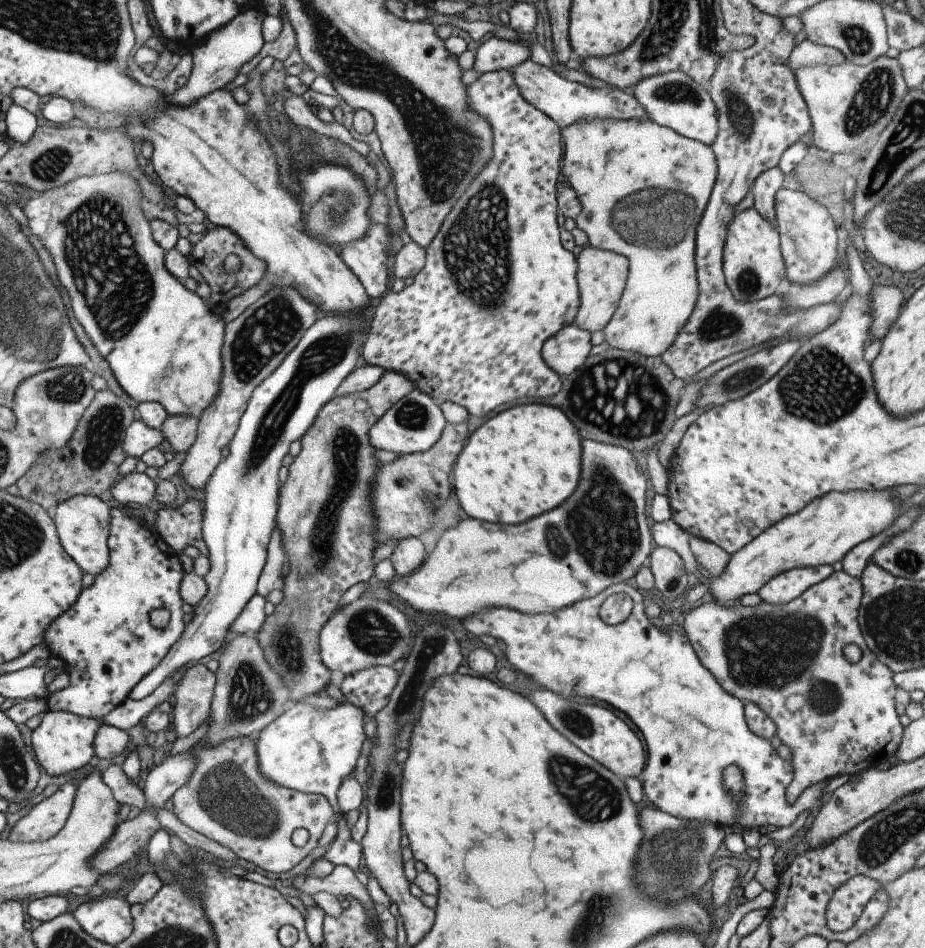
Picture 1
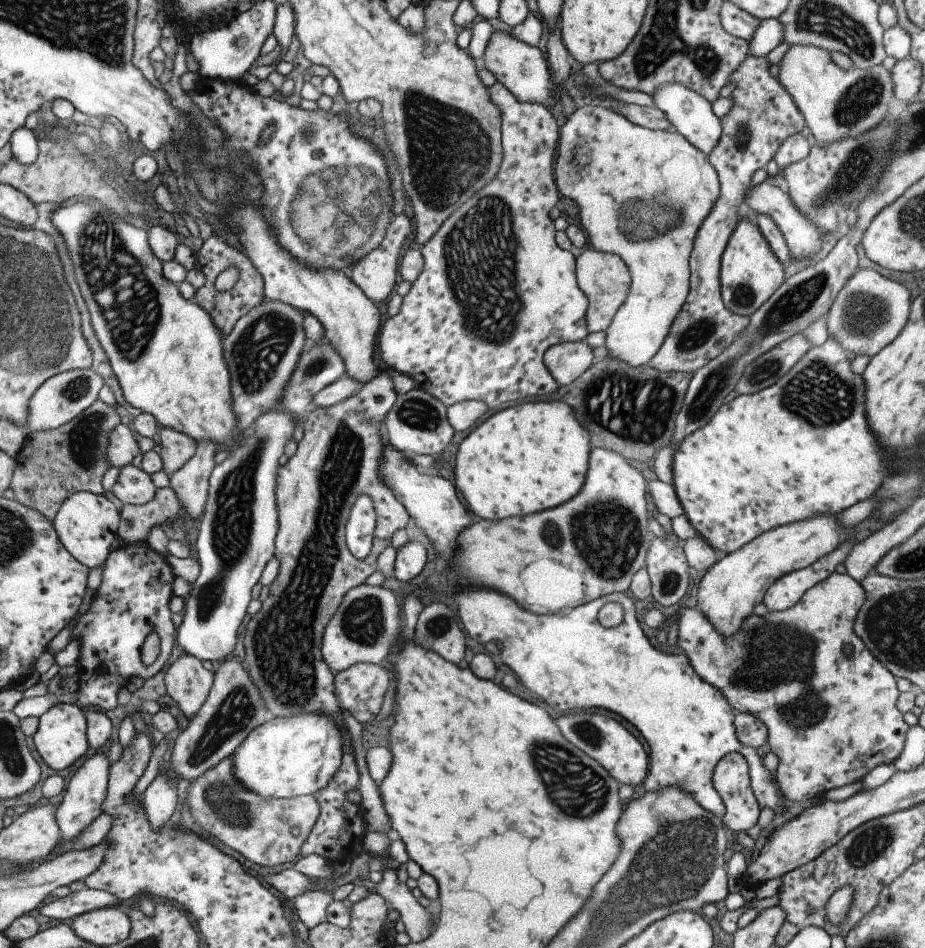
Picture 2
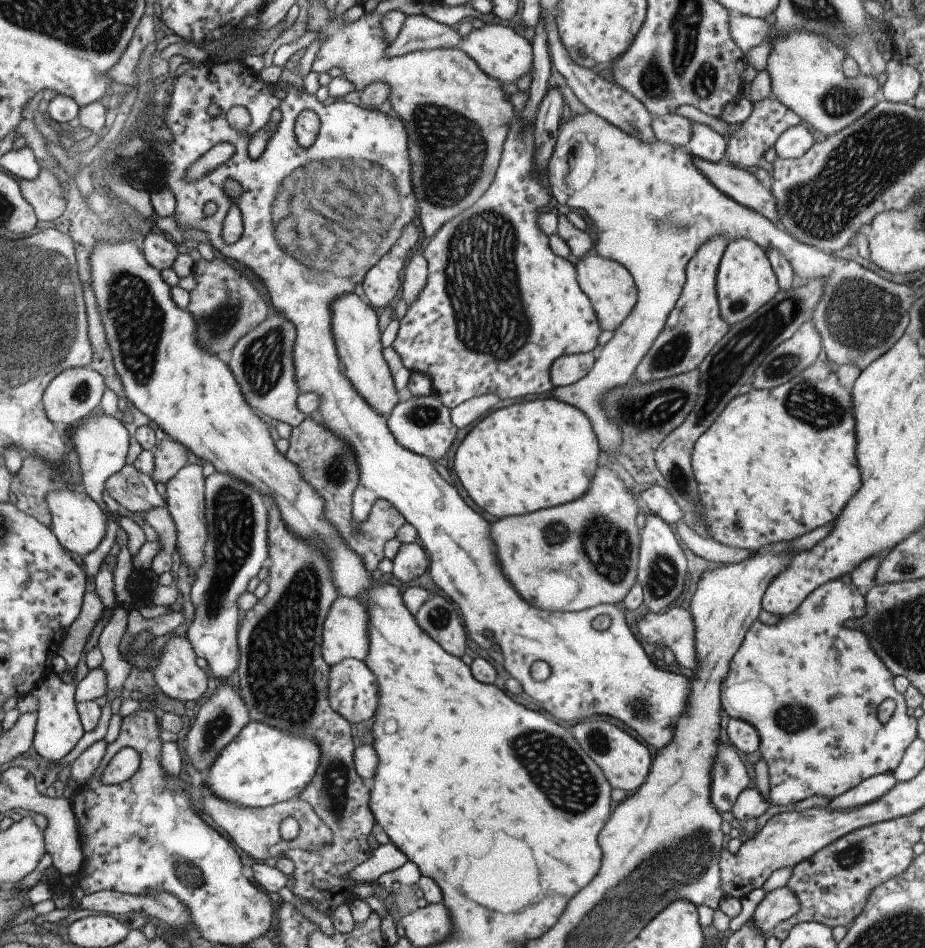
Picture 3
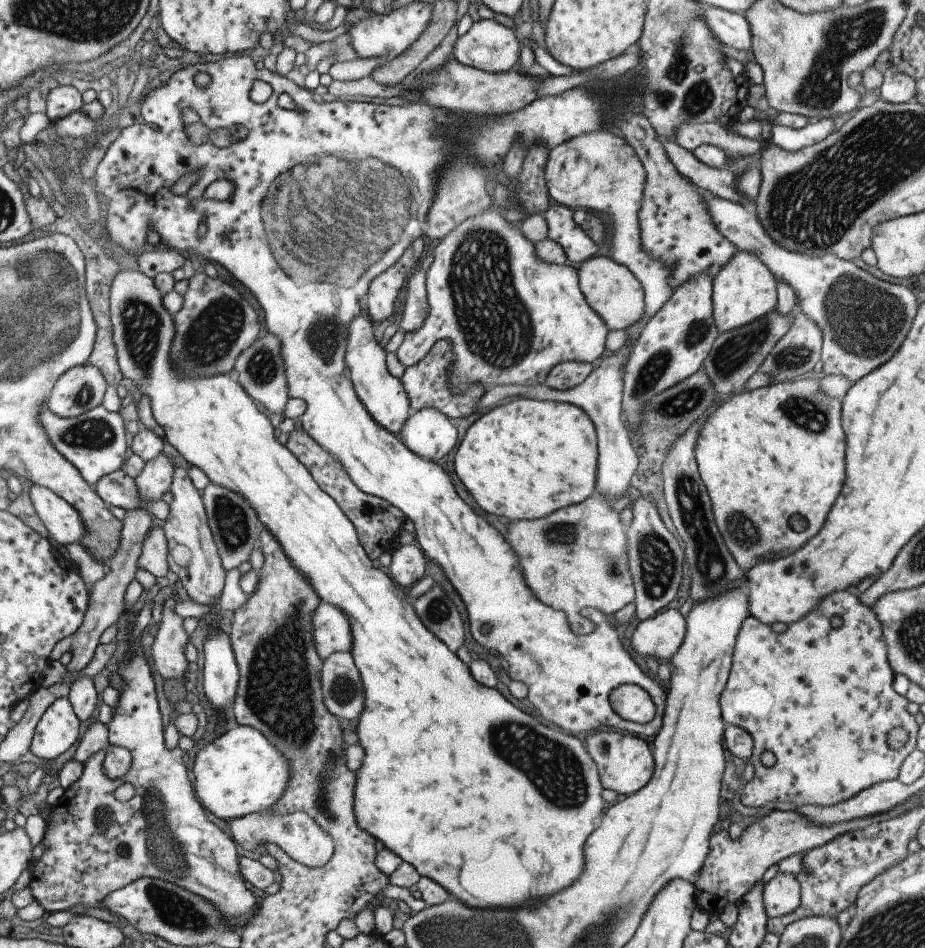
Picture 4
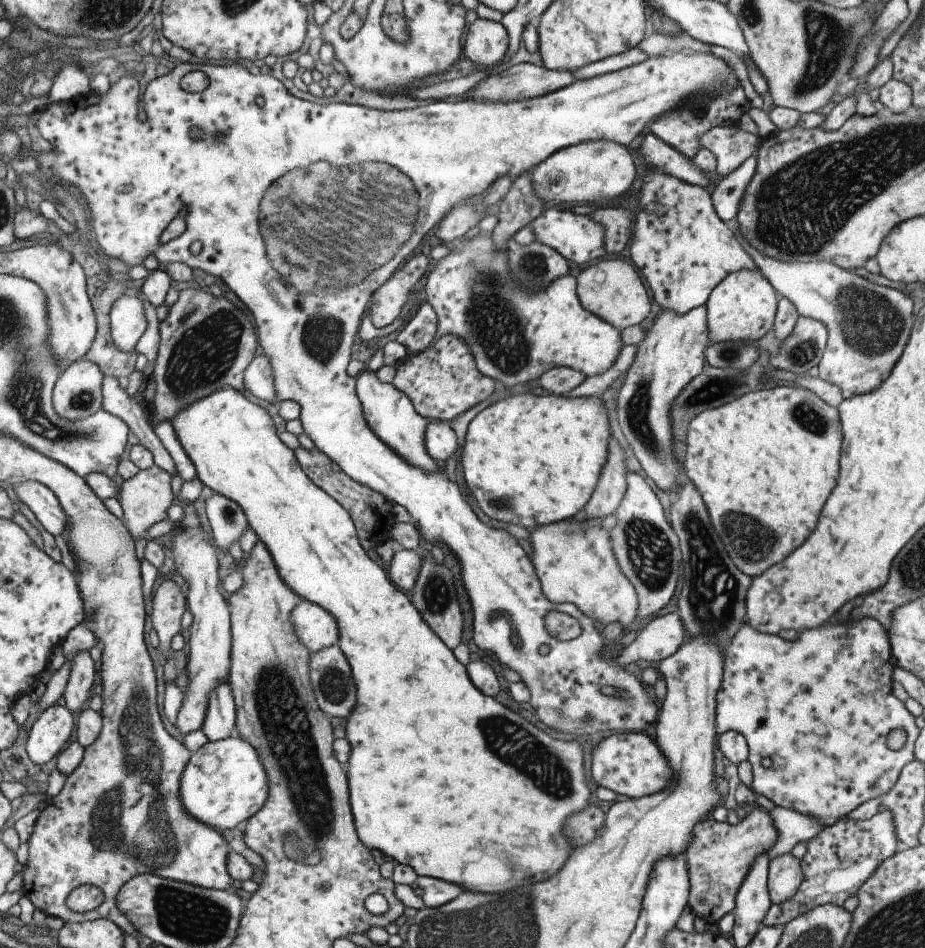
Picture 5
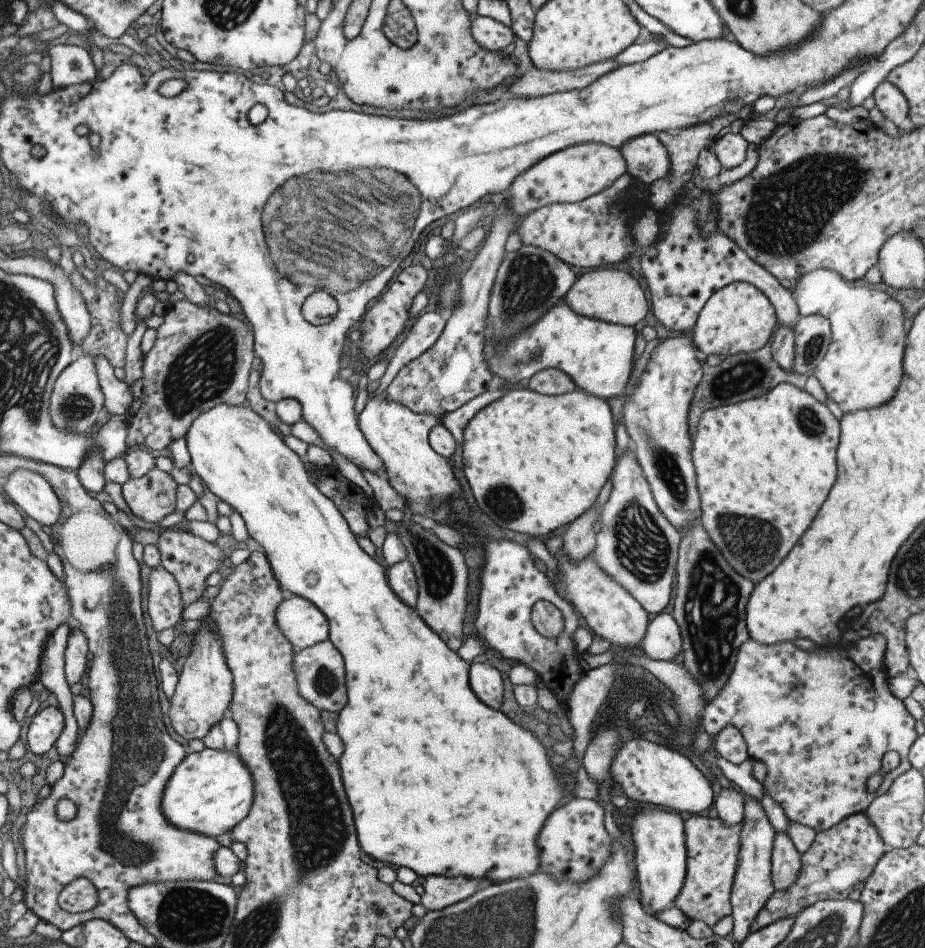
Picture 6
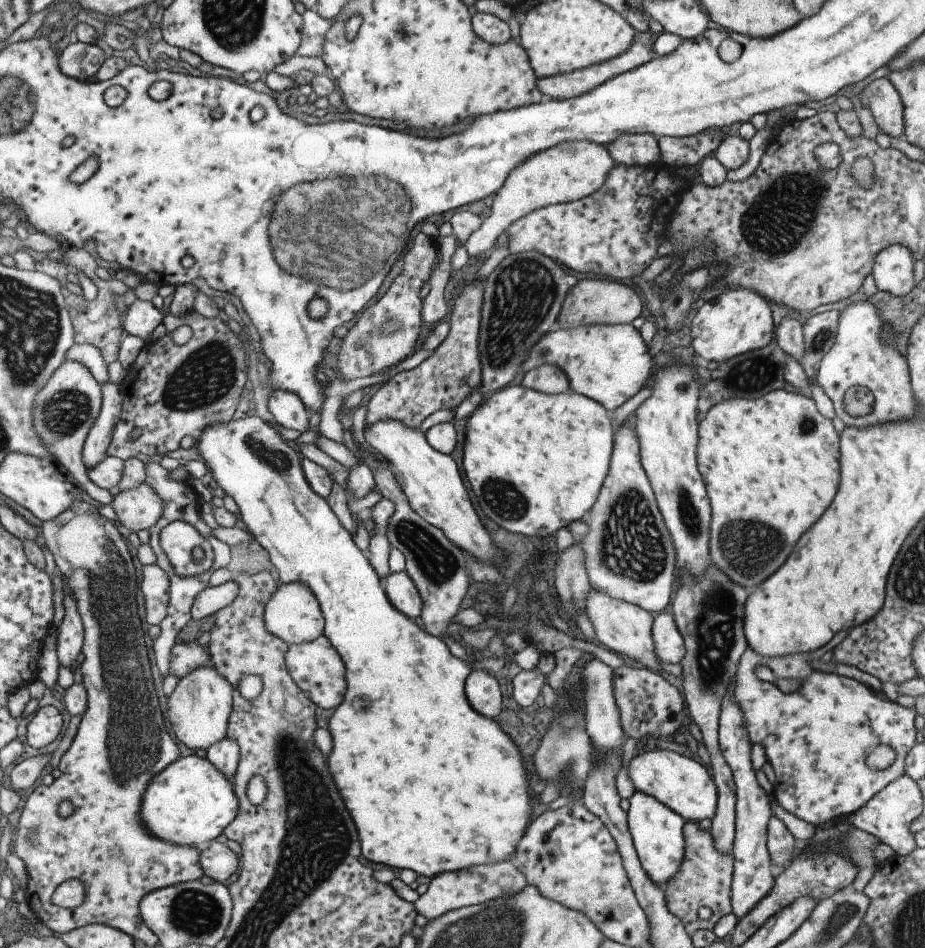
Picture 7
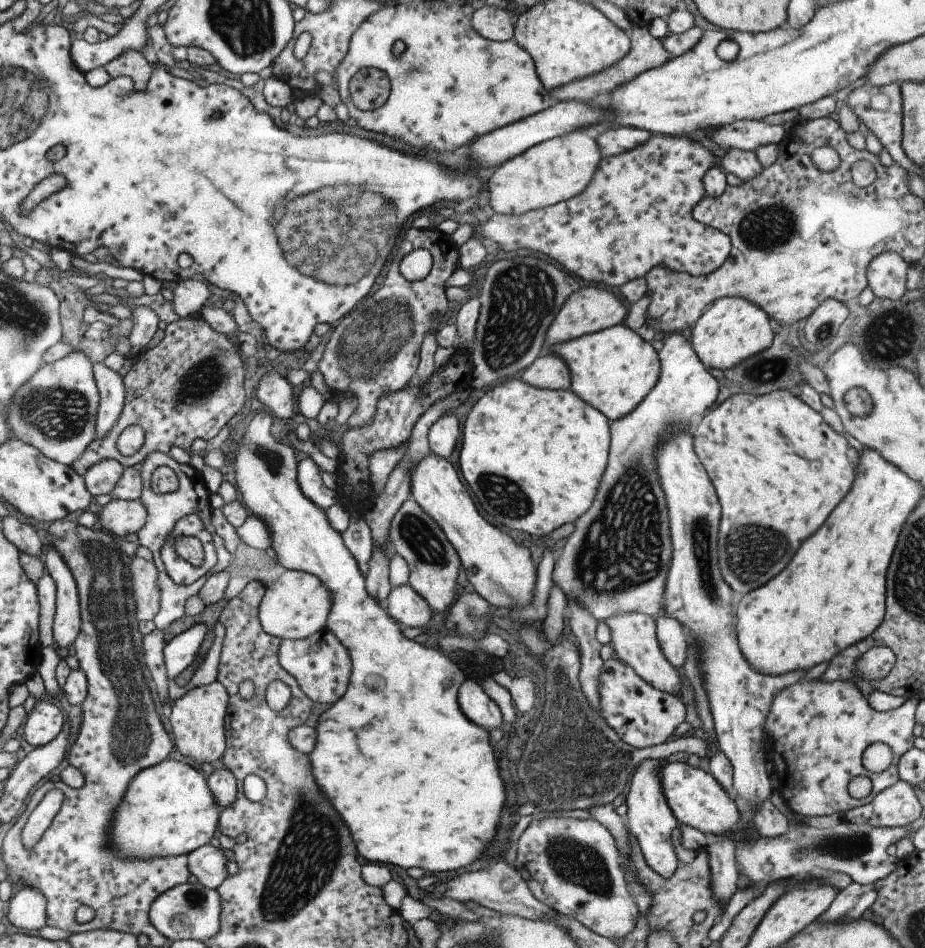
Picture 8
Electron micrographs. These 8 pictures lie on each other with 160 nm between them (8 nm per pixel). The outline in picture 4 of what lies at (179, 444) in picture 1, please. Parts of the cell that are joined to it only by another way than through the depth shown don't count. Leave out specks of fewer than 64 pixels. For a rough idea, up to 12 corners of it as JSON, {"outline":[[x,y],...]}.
{"outline":[[162,452],[133,479],[138,499],[170,490],[173,465]]}

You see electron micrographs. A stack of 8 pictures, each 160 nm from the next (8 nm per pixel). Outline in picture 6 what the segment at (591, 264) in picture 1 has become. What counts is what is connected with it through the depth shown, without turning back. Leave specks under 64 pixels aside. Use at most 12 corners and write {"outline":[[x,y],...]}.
{"outline":[[599,267],[564,301],[576,315],[633,327],[647,314],[627,270]]}

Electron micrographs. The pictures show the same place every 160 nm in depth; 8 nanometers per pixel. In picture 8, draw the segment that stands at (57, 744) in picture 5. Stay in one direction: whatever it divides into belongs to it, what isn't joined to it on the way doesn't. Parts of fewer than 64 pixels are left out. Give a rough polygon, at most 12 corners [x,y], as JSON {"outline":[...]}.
{"outline":[[38,696],[24,727],[35,748],[64,731],[64,710]]}

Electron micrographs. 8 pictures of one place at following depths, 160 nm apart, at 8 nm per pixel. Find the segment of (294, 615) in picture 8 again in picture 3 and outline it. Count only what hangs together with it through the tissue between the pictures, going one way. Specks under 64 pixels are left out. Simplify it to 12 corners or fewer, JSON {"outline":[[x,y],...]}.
{"outline":[[337,597],[322,624],[330,667],[368,651],[366,608]]}

